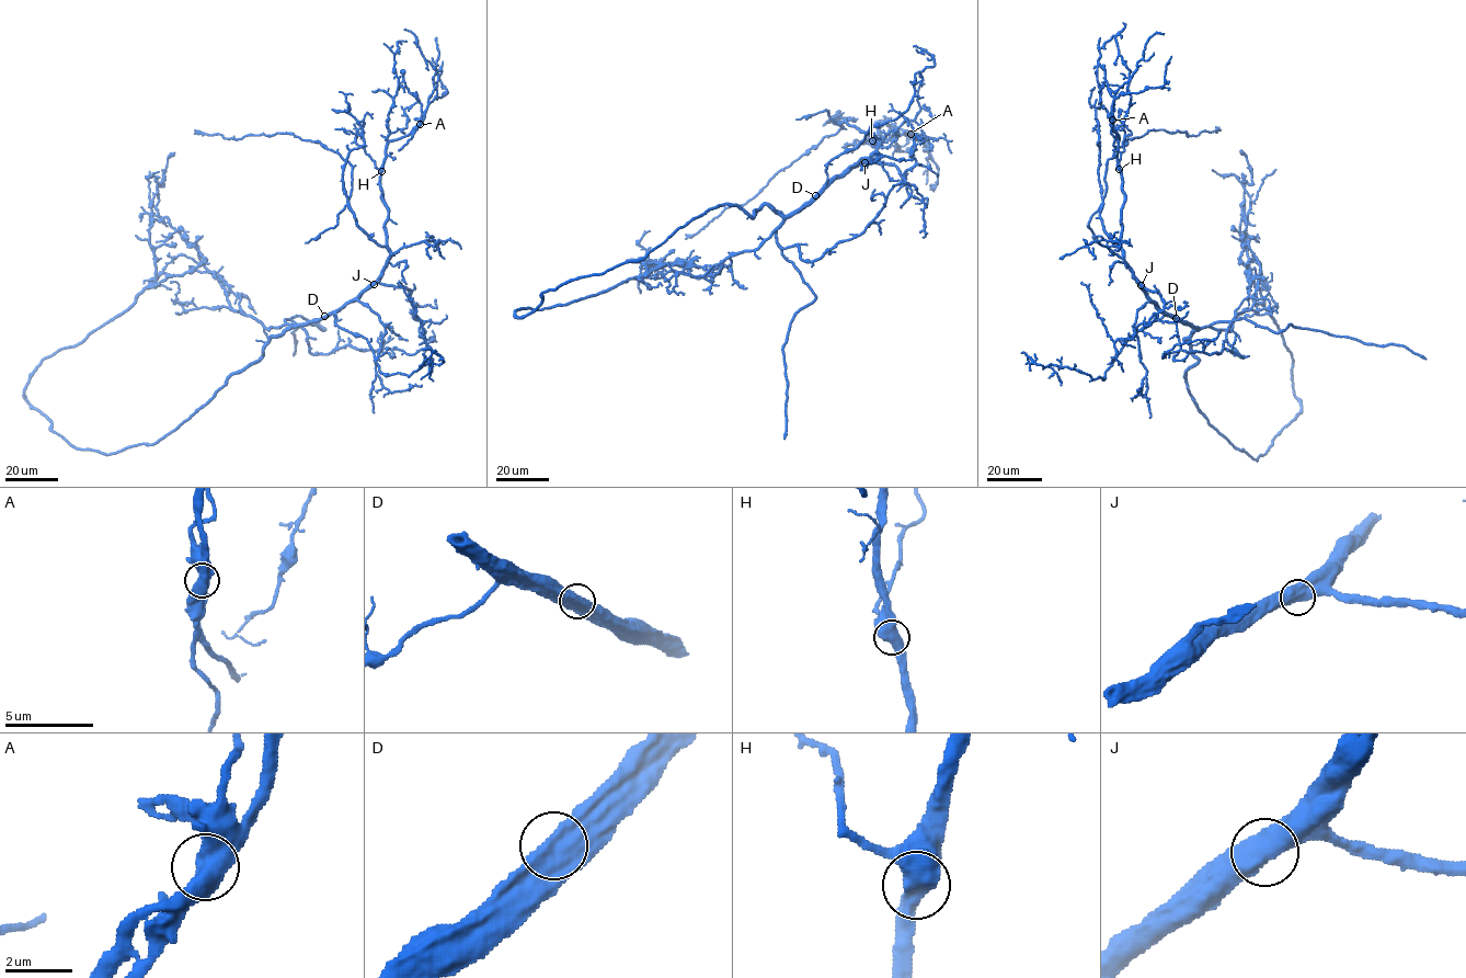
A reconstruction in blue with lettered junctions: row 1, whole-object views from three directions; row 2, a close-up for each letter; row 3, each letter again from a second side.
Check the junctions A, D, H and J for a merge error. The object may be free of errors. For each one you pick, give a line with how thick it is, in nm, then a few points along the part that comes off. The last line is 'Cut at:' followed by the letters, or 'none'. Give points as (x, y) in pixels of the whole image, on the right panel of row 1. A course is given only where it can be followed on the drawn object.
A: calibre 650 nm; course (1112, 120), (1113, 98), (1102, 65)
Cut at: A

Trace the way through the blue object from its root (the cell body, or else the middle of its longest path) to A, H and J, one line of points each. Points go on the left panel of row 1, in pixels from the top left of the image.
A: (327, 316), (364, 292), (389, 259), (385, 227), (388, 208), (380, 185), (386, 147), (420, 123)
H: (327, 316), (364, 292), (389, 259), (385, 227), (388, 208), (381, 196), (381, 171)
J: (327, 316), (354, 302), (374, 284)

